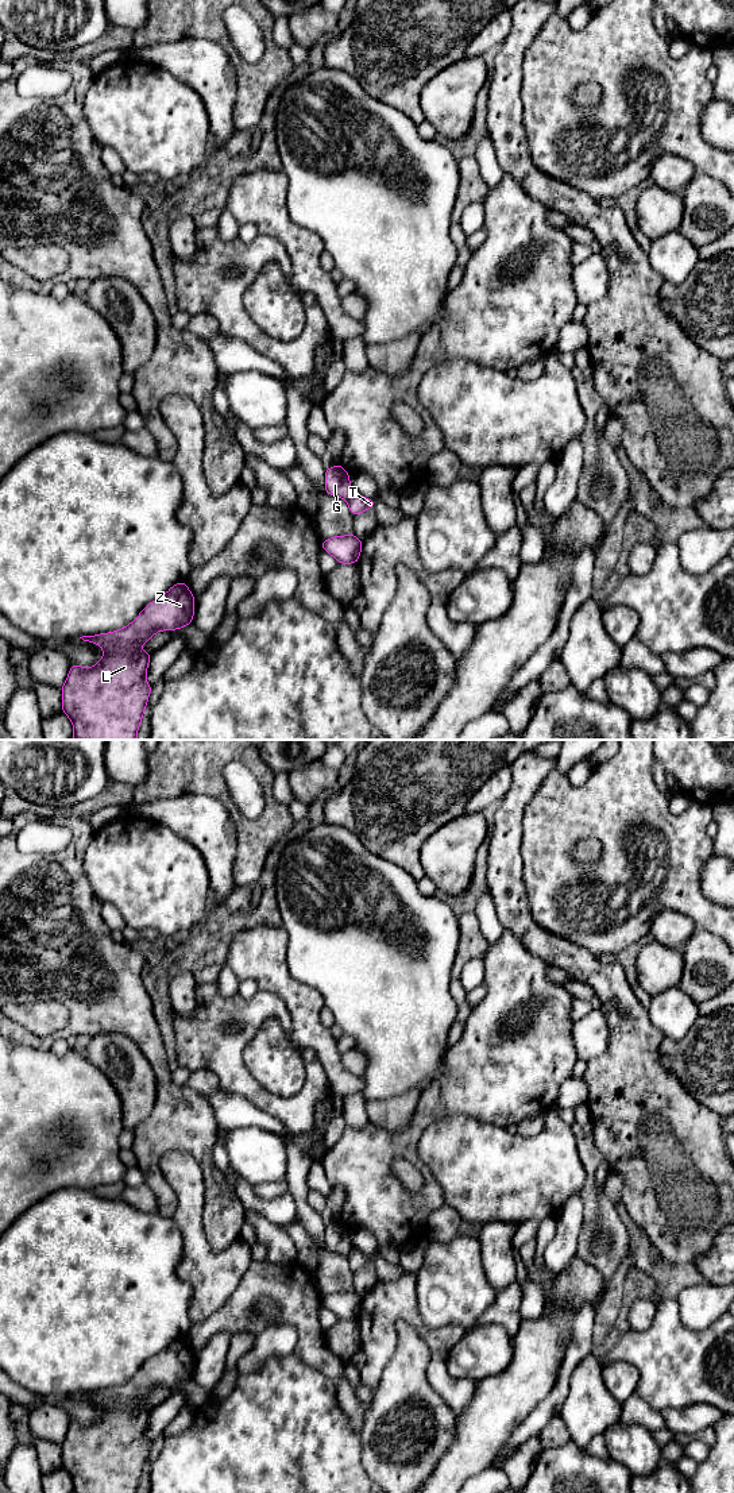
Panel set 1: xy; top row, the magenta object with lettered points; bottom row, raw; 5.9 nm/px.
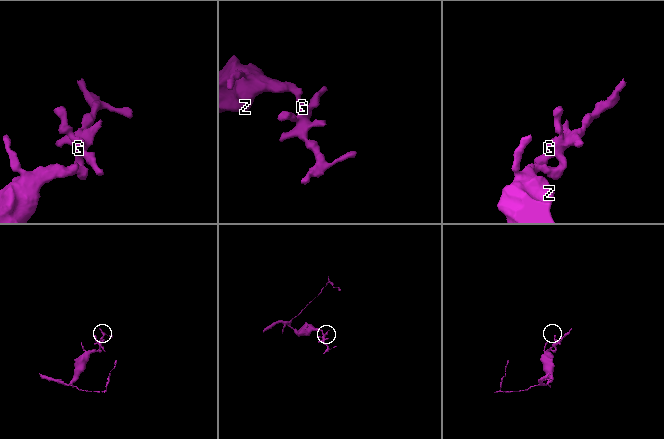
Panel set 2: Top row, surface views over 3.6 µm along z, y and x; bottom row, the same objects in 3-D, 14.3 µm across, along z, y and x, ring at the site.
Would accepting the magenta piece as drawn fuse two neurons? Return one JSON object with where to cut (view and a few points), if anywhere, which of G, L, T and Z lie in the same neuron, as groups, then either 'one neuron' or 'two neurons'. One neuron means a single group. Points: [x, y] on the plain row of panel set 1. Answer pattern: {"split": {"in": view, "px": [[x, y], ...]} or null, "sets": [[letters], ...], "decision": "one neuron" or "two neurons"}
{"split": {"in": "xy", "px": [[352, 1246], [346, 1254]]}, "sets": [["G", "L", "Z"], ["T"]], "decision": "two neurons"}

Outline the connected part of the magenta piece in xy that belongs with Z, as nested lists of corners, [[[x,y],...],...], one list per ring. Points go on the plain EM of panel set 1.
[[[186,1336],[178,1338],[170,1346],[150,1358],[140,1370],[125,1384],[109,1389],[94,1392],[82,1392],[84,1397],[98,1400],[104,1405],[103,1415],[90,1424],[82,1424],[78,1420],[72,1420],[62,1448],[62,1469],[65,1469],[73,1480],[73,1493],[136,1493],[138,1485],[144,1470],[144,1465],[152,1442],[146,1436],[147,1423],[151,1408],[142,1408],[140,1403],[148,1397],[159,1386],[177,1386],[189,1380],[193,1380],[196,1354],[188,1345]]]

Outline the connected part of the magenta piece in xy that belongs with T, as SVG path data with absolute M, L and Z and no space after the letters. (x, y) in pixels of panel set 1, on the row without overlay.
M354 1246L349 1250L349 1253L347 1254L347 1257L348 1257L349 1268L354 1272L360 1270L364 1266L372 1265L375 1262L375 1254L371 1254L371 1255L363 1254L360 1250L358 1250Z

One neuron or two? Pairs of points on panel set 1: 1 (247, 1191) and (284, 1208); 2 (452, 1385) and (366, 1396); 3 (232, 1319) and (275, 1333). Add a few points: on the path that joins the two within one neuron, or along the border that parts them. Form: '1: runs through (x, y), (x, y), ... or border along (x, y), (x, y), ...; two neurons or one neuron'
1: runs through (254, 1200), (262, 1207), (274, 1208); one neuron
2: border along (362, 1384), (373, 1393); two neurons
3: border along (269, 1323), (255, 1337); two neurons

